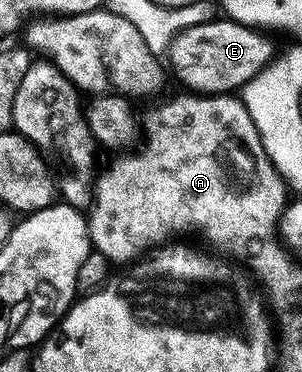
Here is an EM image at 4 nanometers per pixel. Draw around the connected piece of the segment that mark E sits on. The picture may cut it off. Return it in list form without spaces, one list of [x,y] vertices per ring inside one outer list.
[[[216,17],[183,31],[168,48],[166,59],[172,62],[173,73],[191,92],[203,95],[232,93],[243,88],[272,62],[272,43],[264,35],[267,34],[263,30],[235,23],[227,17]]]

